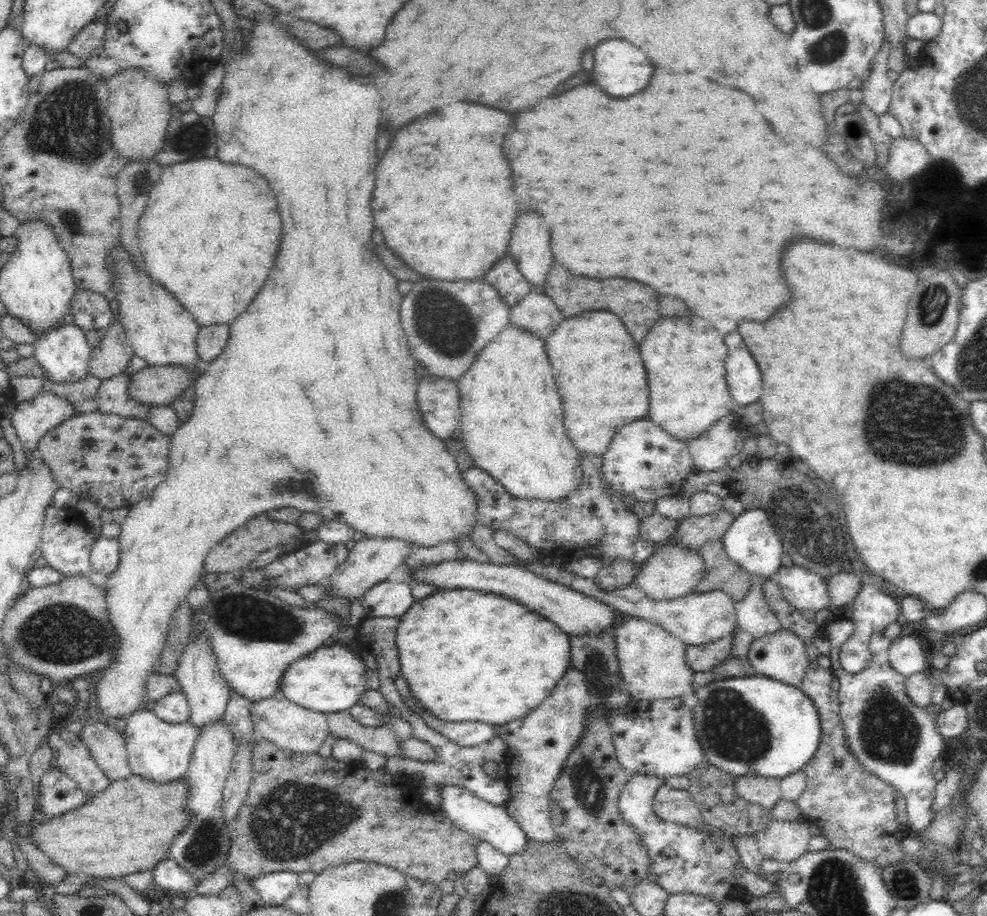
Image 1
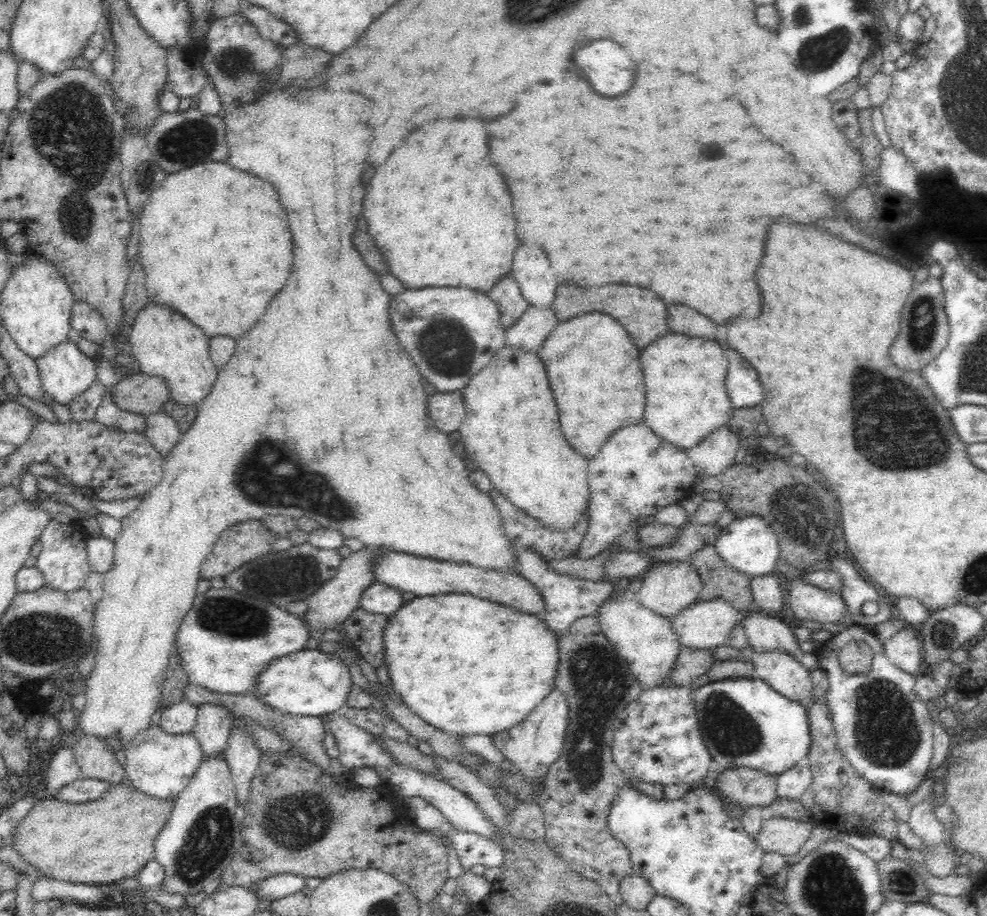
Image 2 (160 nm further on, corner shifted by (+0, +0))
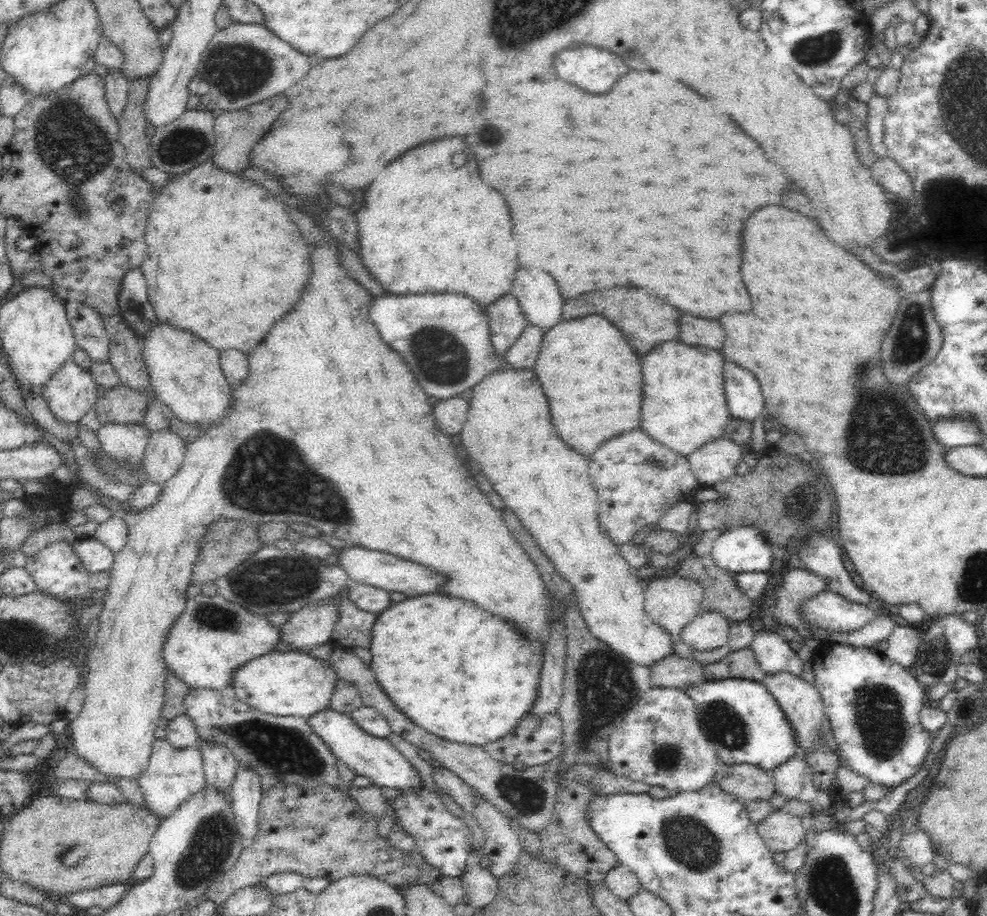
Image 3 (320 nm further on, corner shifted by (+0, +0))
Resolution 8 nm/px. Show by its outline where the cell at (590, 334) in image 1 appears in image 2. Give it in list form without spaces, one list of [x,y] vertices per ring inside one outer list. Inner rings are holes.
[[[592,312],[592,314],[582,314],[572,320],[560,322],[546,338],[538,353],[546,366],[550,386],[558,404],[562,434],[566,436],[570,446],[578,450],[578,454],[594,456],[598,454],[600,446],[606,442],[606,438],[610,438],[612,432],[616,432],[618,428],[642,422],[646,392],[644,392],[644,376],[638,360],[640,352],[632,344],[628,332],[612,316]]]

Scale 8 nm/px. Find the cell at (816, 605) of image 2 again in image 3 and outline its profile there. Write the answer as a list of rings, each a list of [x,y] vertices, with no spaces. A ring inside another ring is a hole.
[[[826,590],[816,594],[814,598],[804,601],[801,610],[803,620],[806,621],[811,628],[821,627],[830,633],[851,633],[857,631],[879,615],[876,614],[874,610],[866,608],[866,606],[860,602],[852,602],[843,598],[840,594]]]

